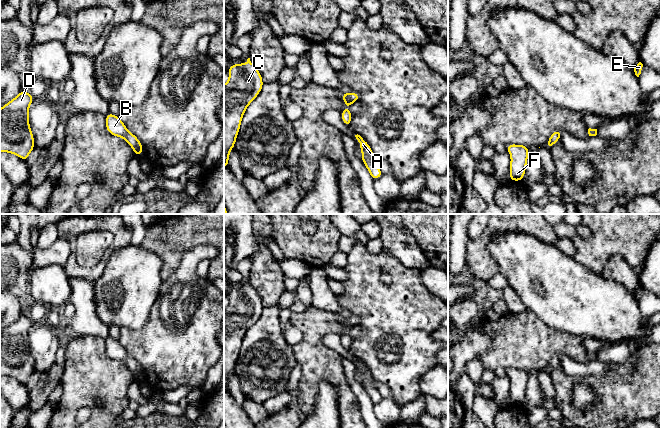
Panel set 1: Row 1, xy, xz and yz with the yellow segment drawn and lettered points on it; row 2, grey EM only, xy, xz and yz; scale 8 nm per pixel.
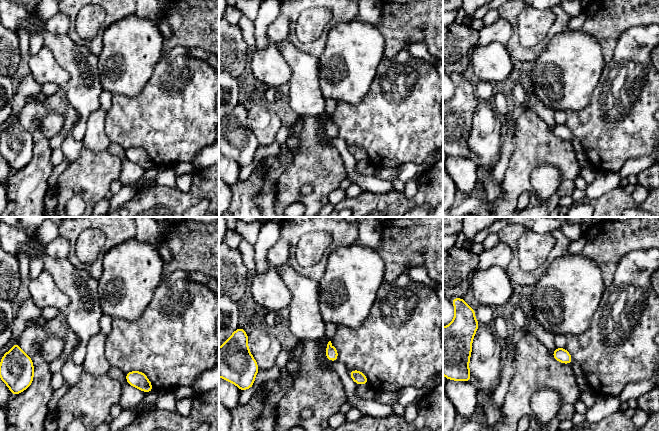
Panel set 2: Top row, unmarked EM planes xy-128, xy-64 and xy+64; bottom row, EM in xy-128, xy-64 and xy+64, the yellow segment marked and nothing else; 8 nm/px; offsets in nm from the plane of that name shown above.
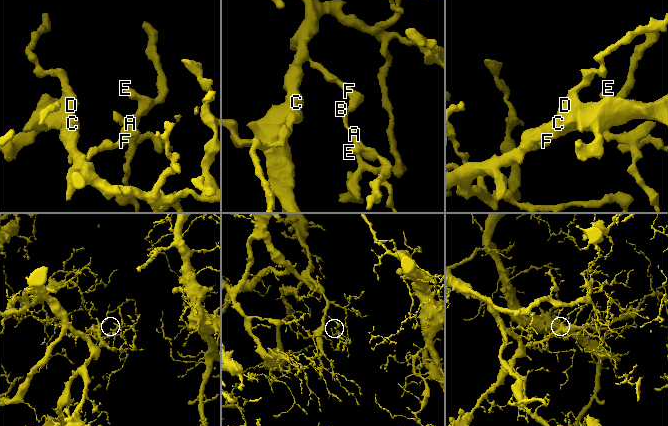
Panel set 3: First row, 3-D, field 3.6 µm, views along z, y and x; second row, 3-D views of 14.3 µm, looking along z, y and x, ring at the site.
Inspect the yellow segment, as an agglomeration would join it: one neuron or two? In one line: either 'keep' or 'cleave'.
keep

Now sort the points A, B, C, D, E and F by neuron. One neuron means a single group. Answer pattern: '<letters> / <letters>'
A B C D E F

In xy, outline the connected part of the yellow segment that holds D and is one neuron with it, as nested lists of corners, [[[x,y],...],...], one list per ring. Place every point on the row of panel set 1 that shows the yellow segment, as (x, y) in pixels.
[[[20,93],[0,109],[0,152],[9,152],[27,161],[29,153],[35,148],[33,133],[29,126],[29,105],[34,97],[31,93]]]

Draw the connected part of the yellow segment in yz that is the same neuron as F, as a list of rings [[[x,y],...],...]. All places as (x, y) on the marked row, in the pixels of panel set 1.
[[[508,144],[506,150],[511,155],[509,181],[522,181],[526,171],[529,154],[528,146]]]

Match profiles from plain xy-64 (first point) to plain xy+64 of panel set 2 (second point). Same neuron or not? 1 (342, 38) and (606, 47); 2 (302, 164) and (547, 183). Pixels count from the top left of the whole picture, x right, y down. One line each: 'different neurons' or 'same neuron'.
1: different neurons
2: different neurons

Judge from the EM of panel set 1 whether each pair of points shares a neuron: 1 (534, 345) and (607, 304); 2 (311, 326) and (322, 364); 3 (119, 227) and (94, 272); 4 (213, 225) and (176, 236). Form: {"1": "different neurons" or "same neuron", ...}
{"1": "different neurons", "2": "same neuron", "3": "same neuron", "4": "same neuron"}

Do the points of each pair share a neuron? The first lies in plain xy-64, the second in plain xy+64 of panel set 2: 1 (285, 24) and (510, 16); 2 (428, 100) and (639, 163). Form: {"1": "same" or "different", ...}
{"1": "different", "2": "different"}

